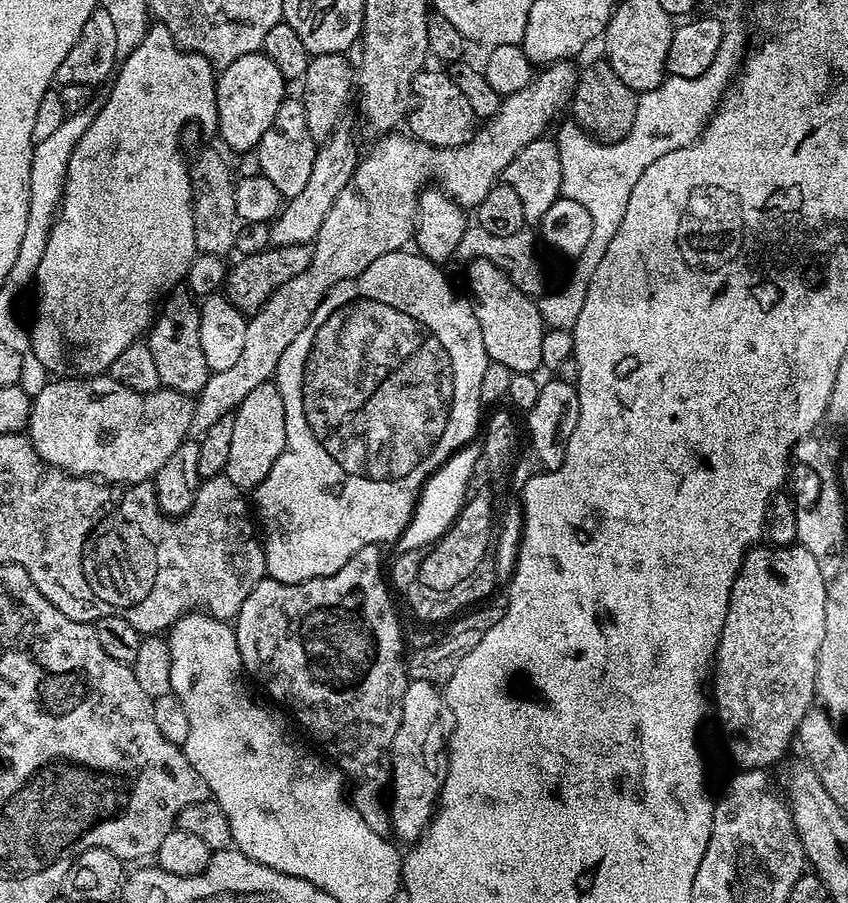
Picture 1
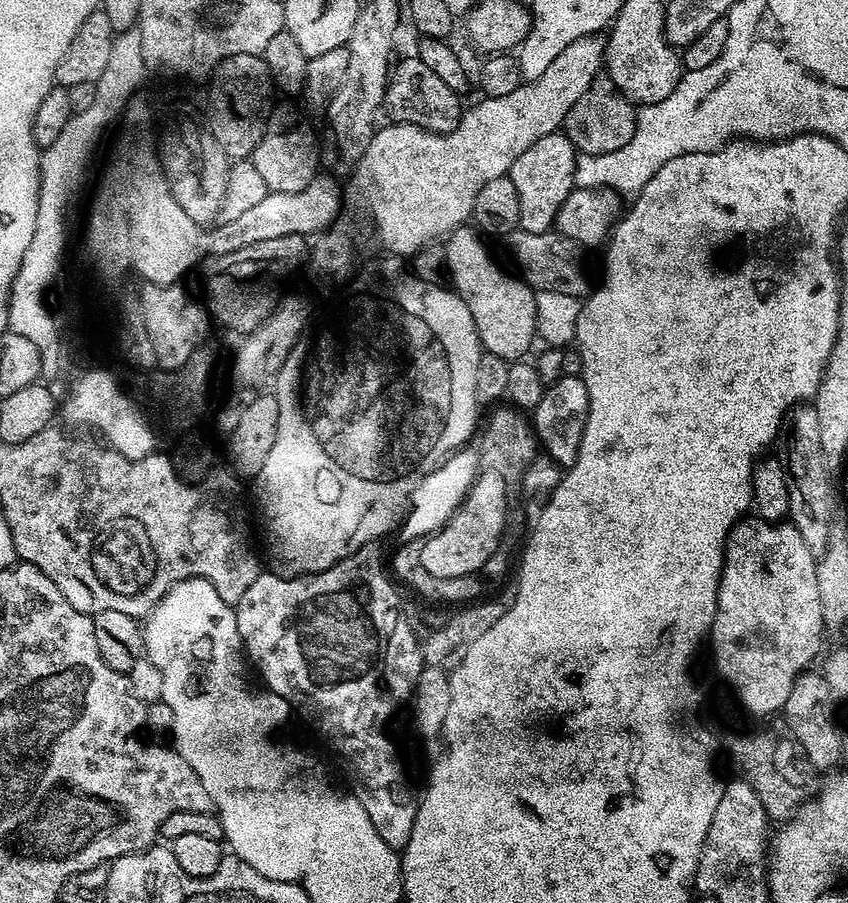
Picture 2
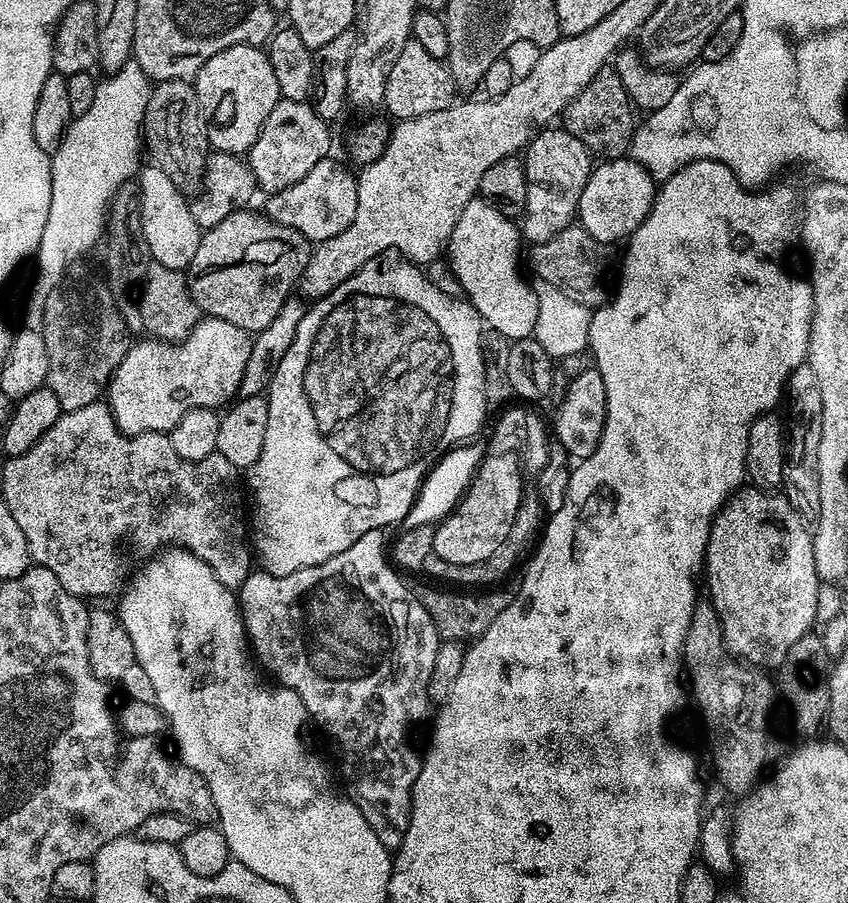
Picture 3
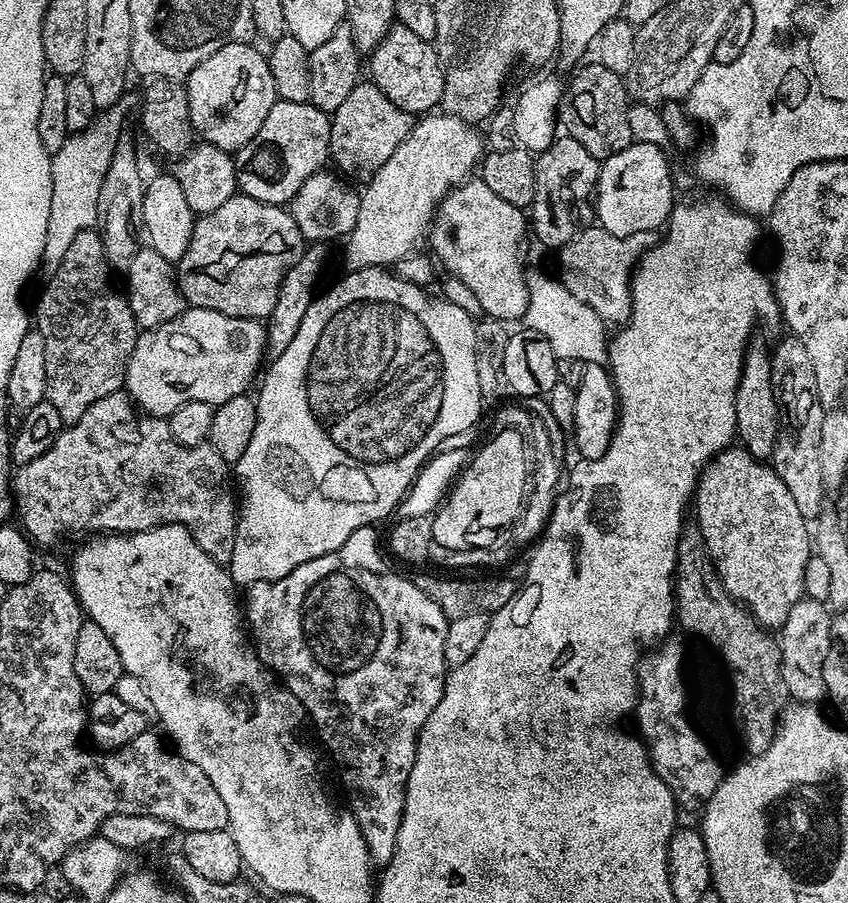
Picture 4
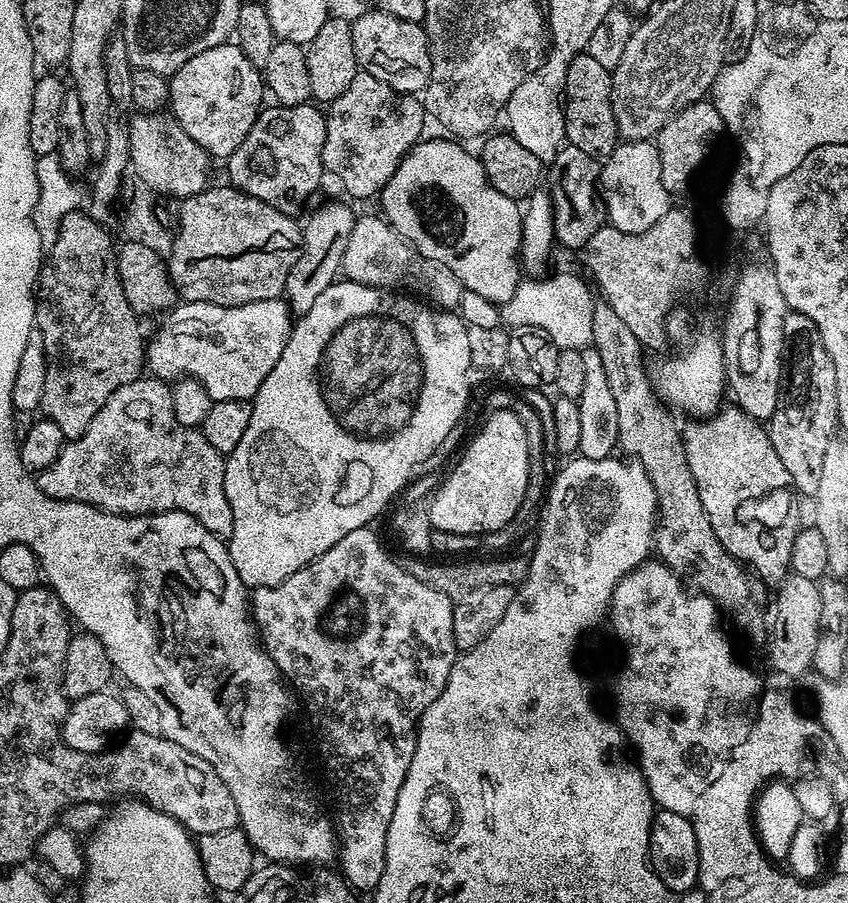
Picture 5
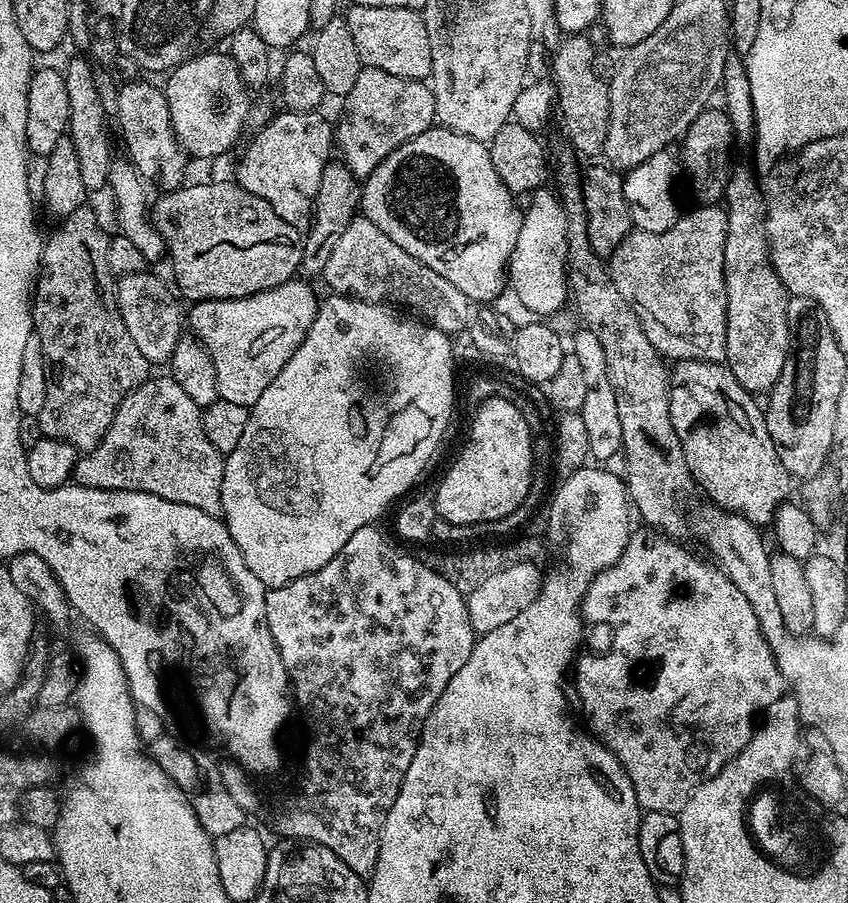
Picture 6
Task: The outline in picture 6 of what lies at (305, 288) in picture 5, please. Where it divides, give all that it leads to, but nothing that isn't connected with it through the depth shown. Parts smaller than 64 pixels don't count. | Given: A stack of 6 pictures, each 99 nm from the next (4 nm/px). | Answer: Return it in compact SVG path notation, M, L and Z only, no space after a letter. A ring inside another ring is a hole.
M341 162L325 164L322 170L322 182L318 182L316 198L312 202L312 222L303 237L304 253L300 259L300 272L305 277L319 277L323 273L338 238L342 238L346 226L350 226L352 219L358 214L361 191L361 181L353 176L346 165Z

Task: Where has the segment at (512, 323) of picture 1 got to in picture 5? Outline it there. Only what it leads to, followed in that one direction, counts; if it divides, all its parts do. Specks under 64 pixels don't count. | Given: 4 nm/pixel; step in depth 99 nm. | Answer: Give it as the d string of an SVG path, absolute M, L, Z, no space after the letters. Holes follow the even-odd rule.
M444 138L448 140L428 140L421 139L415 143L411 149L400 159L400 164L393 172L393 176L389 178L383 189L378 195L380 202L379 211L382 213L383 219L388 221L388 225L403 238L407 244L417 248L418 251L426 258L430 258L435 264L440 264L443 268L449 268L454 274L454 278L458 278L458 282L469 293L472 292L476 296L481 296L484 300L489 300L495 306L503 306L506 302L510 302L510 298L514 298L514 290L520 285L522 279L521 263L518 261L518 255L521 253L521 215L522 208L517 201L512 200L506 194L502 194L498 190L494 190L492 183L486 178L486 170L480 164L479 155L475 151L467 152L463 148L463 143L457 142L452 138Z

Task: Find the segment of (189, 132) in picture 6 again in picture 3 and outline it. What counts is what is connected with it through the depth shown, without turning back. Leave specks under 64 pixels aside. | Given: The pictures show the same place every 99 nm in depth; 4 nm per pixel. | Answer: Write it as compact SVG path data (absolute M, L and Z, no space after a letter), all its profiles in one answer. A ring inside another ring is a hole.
M235 44L210 58L194 77L208 143L217 152L246 154L254 146L270 110L281 100L268 53L255 44Z

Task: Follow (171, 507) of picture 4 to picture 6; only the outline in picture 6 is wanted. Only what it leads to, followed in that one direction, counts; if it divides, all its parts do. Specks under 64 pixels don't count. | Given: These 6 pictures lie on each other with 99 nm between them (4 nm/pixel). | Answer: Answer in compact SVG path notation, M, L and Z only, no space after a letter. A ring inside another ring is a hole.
M153 375L139 384L118 406L110 430L91 452L81 455L76 462L75 483L91 488L117 492L134 490L146 494L158 494L170 502L194 506L206 514L219 517L222 512L222 478L224 477L225 453L210 442L204 429L204 413L171 375Z

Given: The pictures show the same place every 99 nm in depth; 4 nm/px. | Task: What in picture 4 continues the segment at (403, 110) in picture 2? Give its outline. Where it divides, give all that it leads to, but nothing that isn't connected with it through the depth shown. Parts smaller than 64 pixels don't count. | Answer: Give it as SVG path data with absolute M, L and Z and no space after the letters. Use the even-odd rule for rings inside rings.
M393 23L388 33L372 49L370 59L371 79L394 105L411 114L428 114L435 109L432 107L440 104L444 71L435 47L429 41L418 38L418 34L406 30L406 26Z

